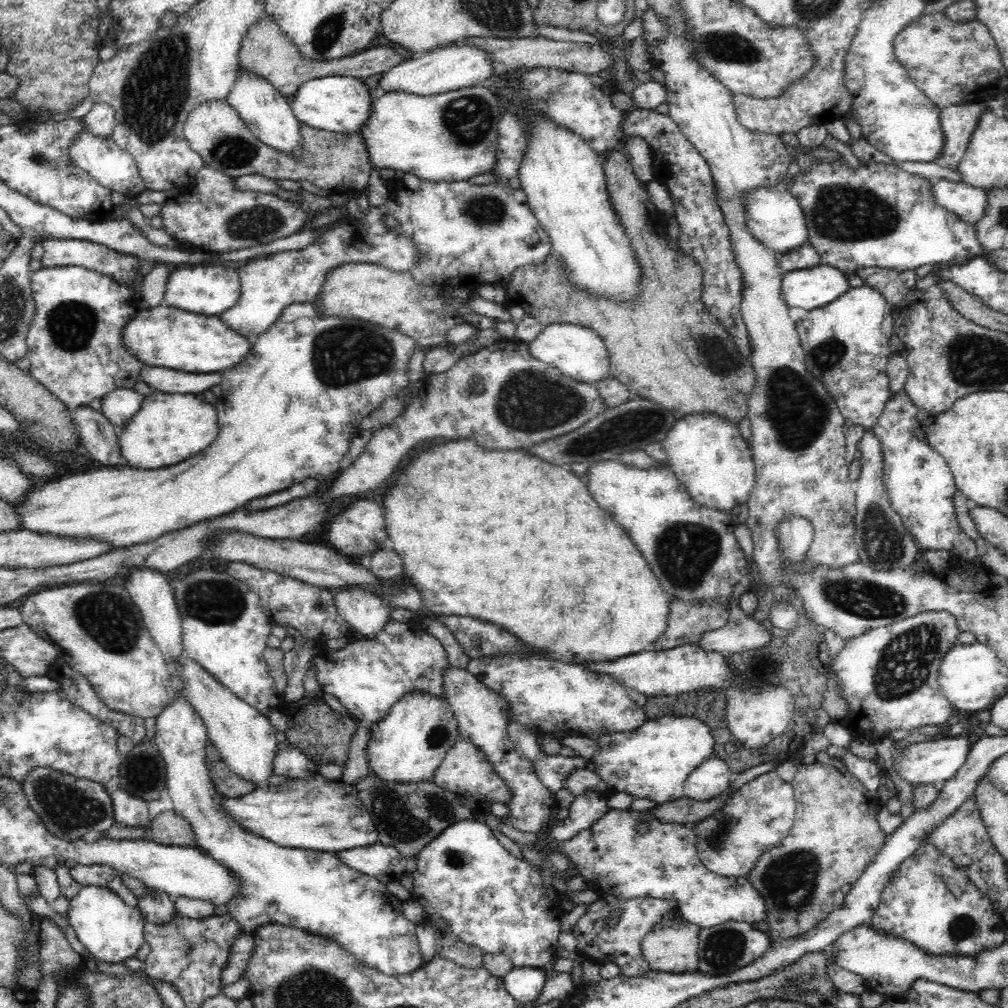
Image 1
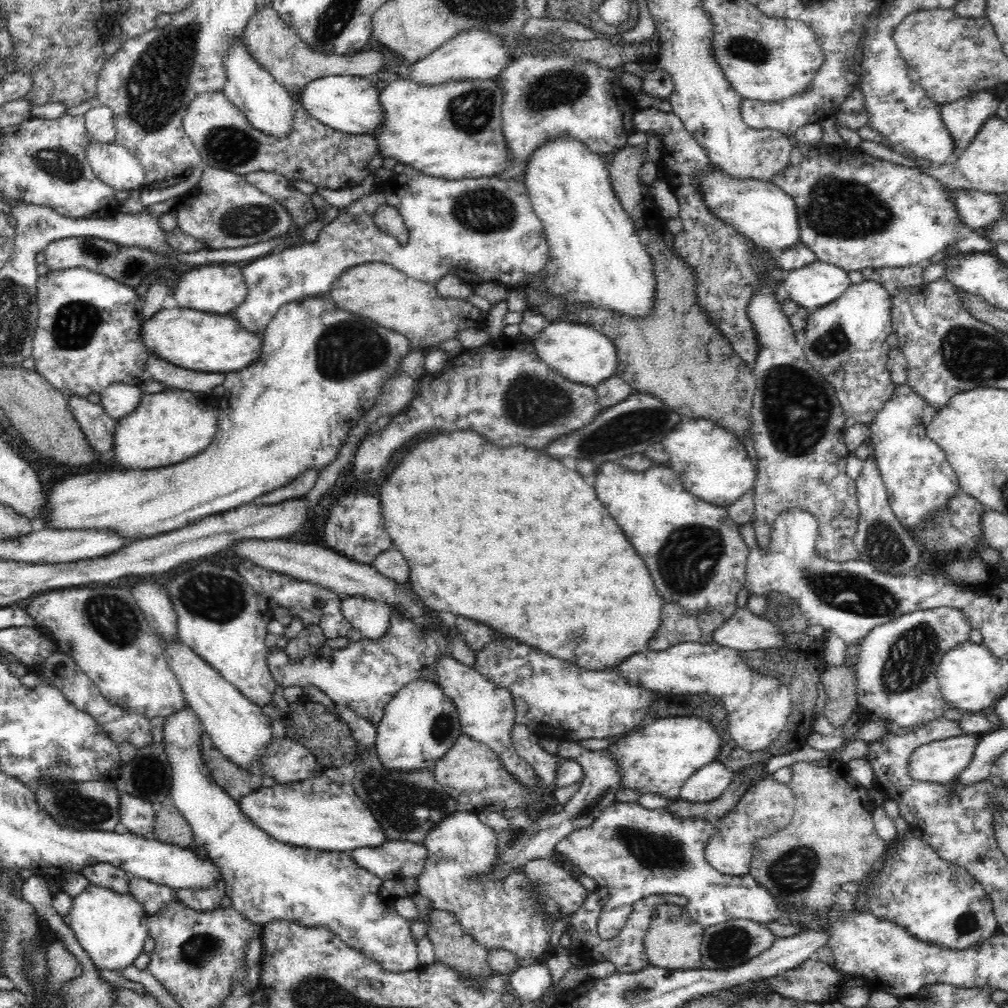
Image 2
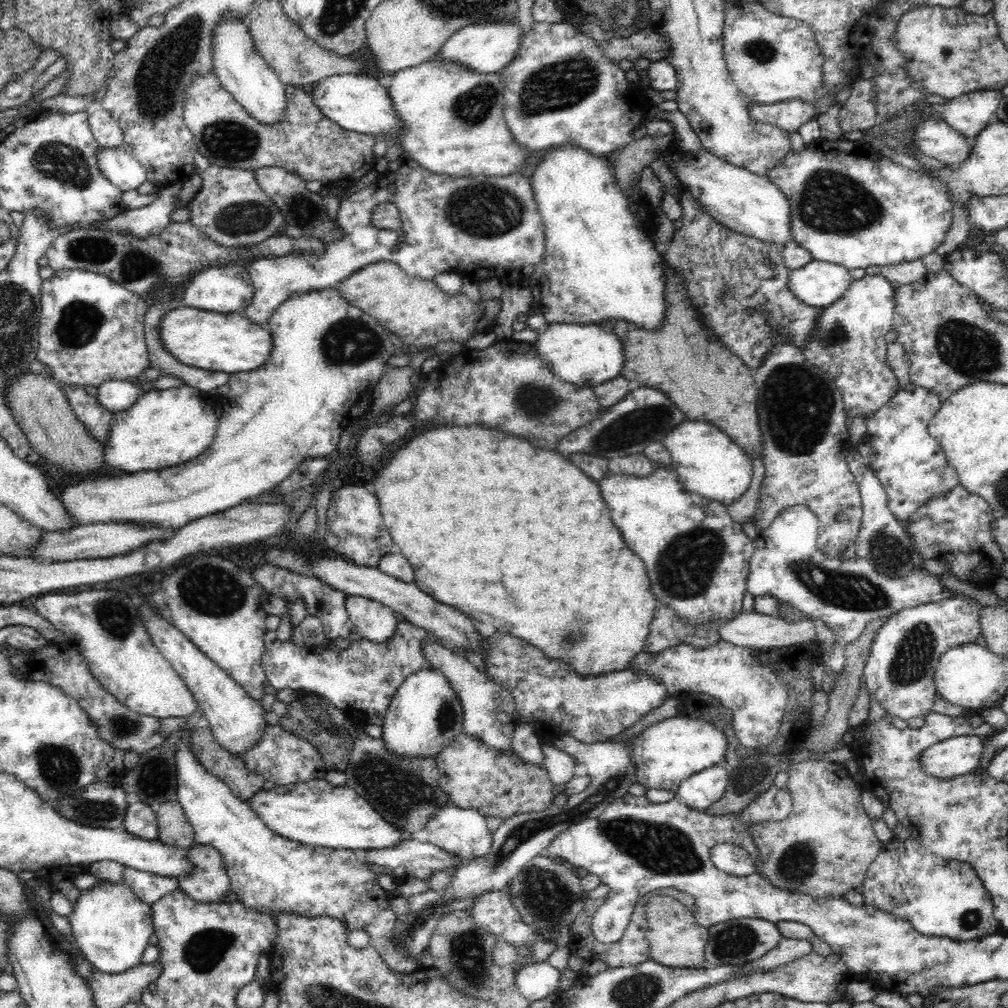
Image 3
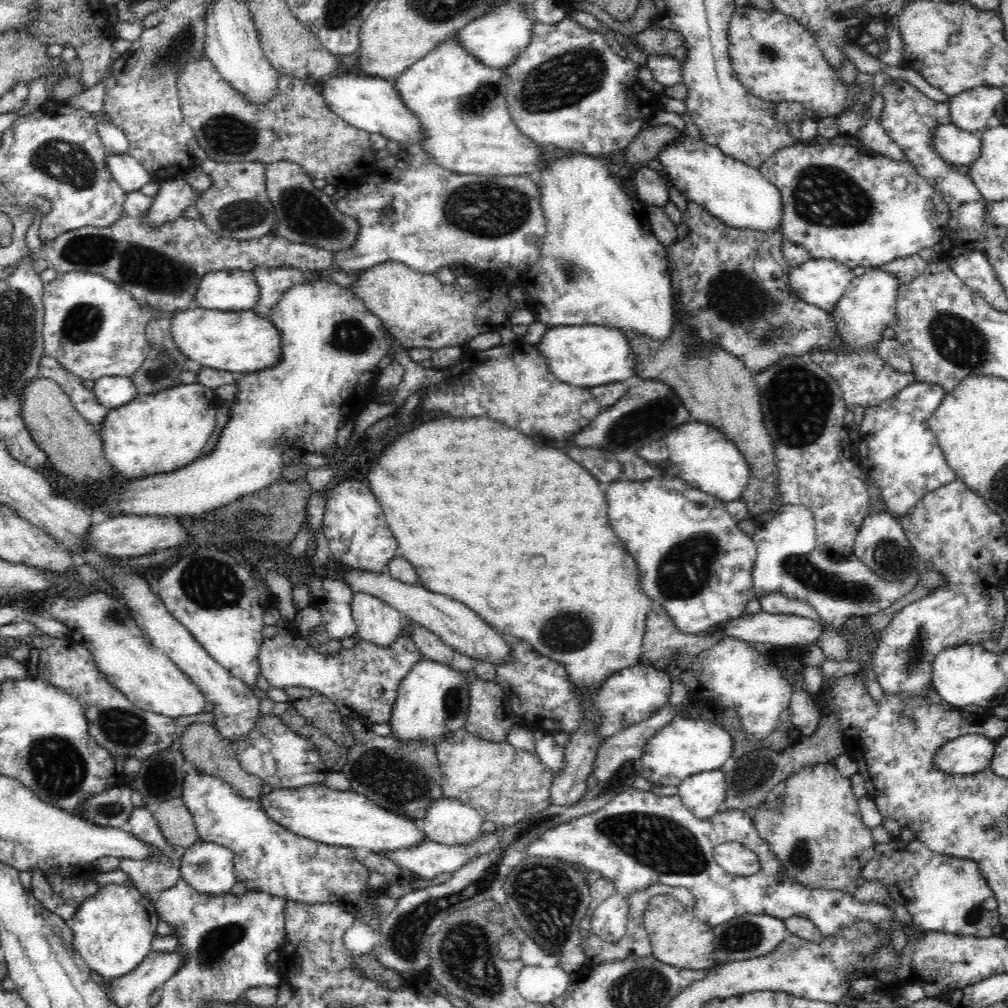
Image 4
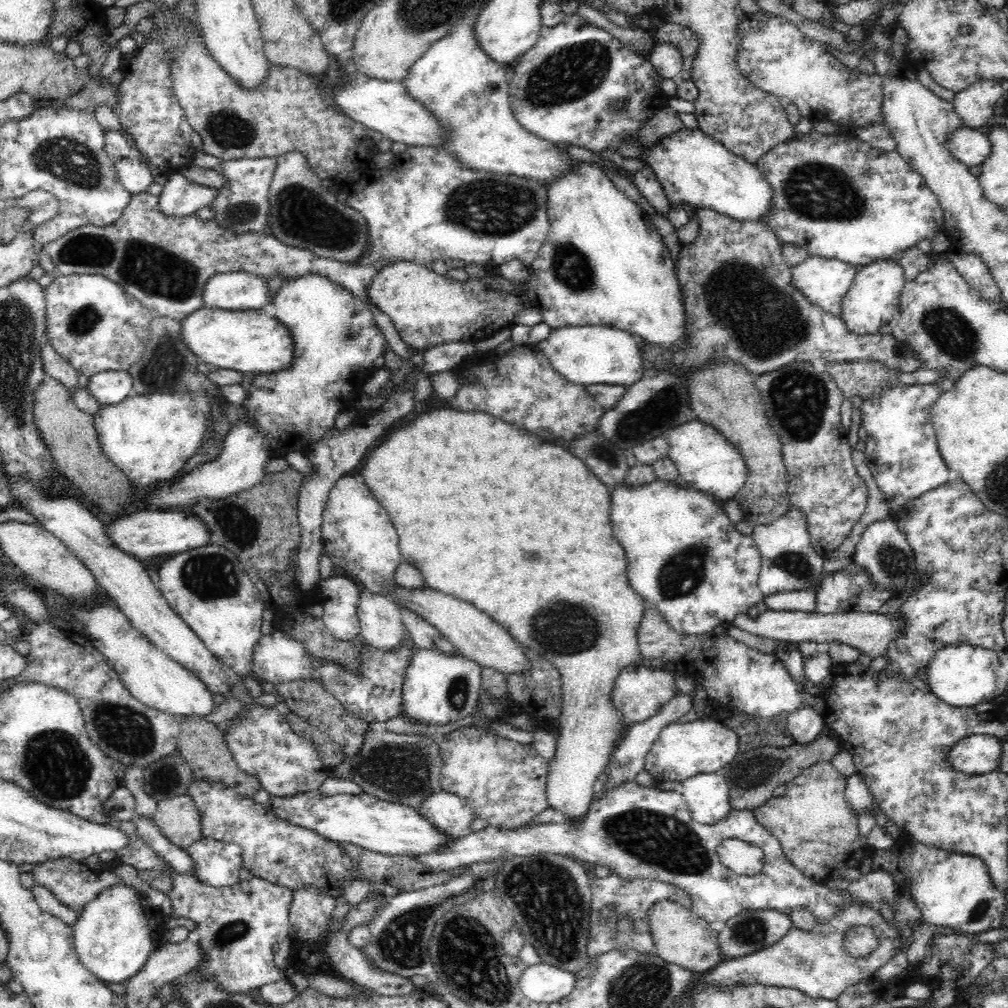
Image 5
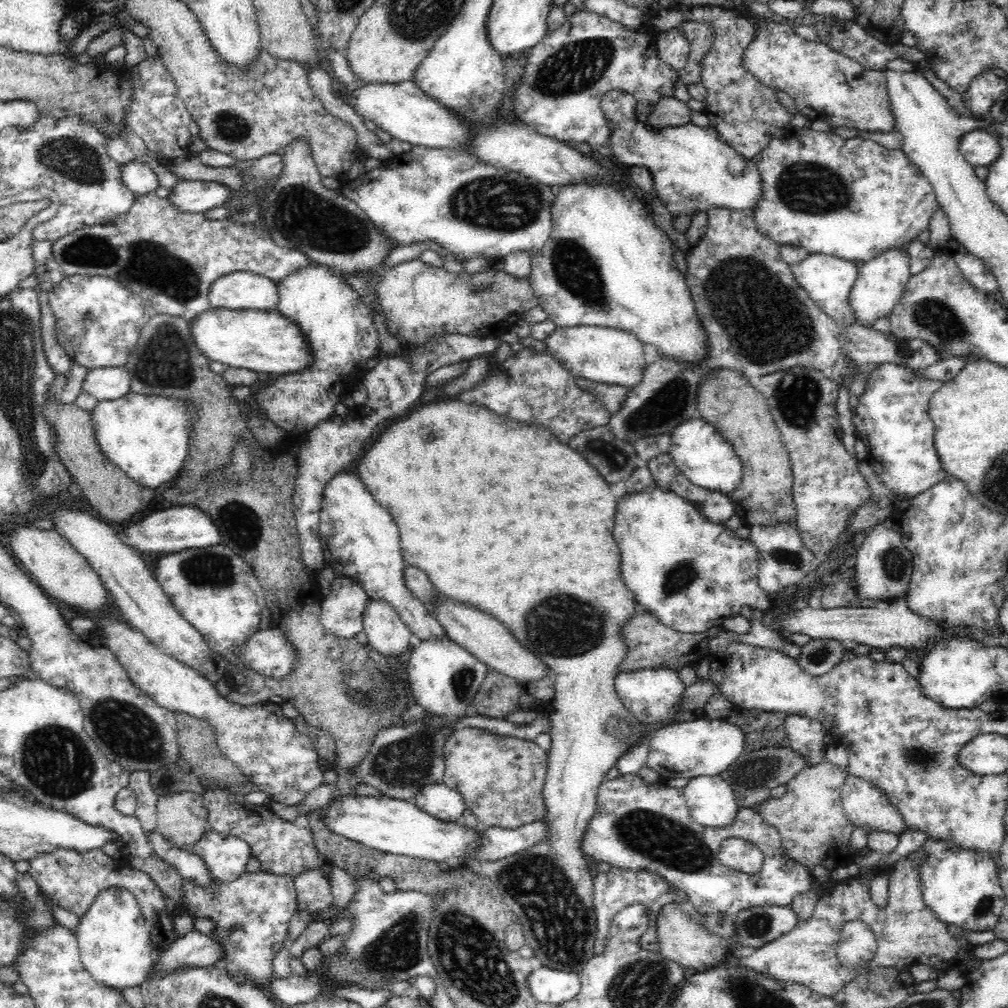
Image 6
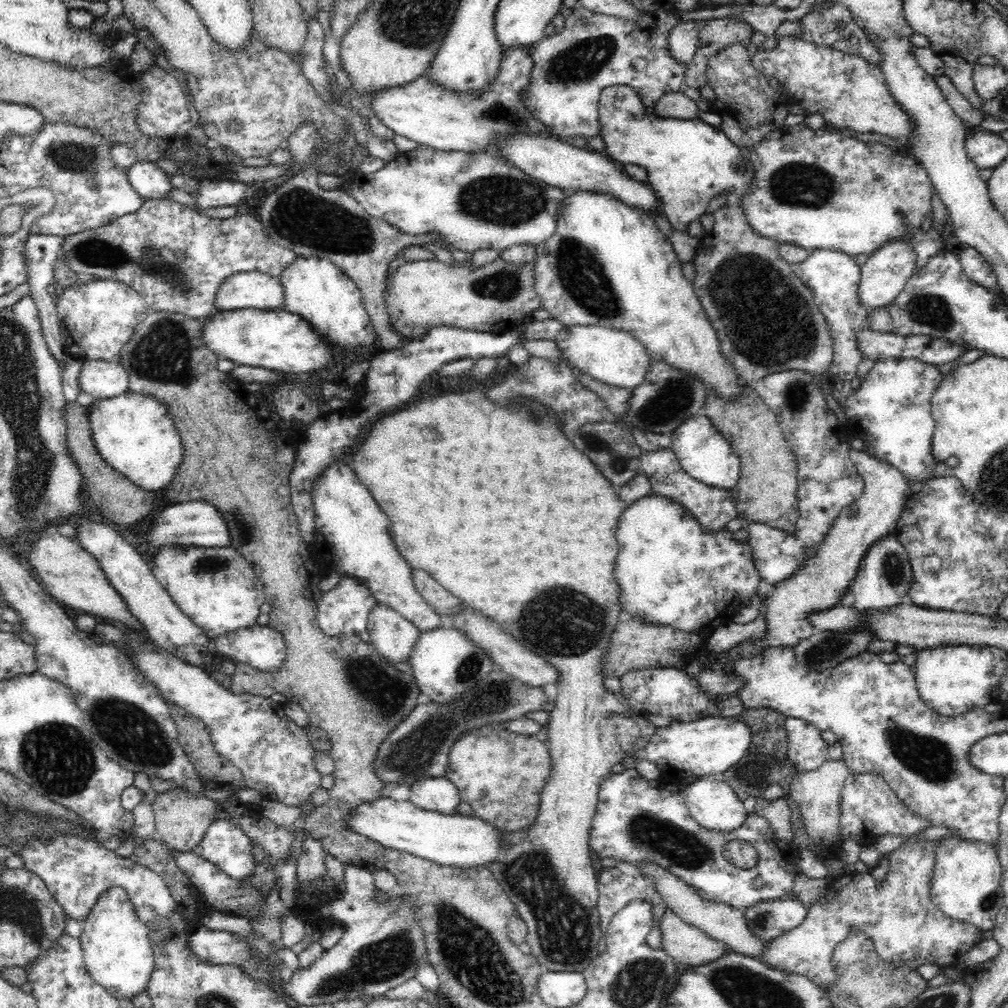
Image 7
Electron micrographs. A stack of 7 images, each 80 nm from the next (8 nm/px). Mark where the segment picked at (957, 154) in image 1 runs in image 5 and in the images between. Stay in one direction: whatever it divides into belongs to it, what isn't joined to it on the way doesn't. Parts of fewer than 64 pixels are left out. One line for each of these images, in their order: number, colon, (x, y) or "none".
2: (963, 118)
3: (968, 114)
4: (973, 110)
5: (975, 105)

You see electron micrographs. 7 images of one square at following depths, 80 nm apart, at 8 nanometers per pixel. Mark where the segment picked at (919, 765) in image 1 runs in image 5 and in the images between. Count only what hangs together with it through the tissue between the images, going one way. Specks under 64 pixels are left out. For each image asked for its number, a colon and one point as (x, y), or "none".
2: (941, 761)
3: (958, 755)
4: (967, 754)
5: (978, 754)

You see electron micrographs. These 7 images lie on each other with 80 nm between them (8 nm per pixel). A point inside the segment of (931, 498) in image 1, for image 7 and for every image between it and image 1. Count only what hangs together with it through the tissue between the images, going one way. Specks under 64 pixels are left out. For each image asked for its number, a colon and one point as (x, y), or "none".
2: (919, 480)
3: (911, 465)
4: (905, 460)
5: (902, 453)
6: (892, 418)
7: (891, 412)

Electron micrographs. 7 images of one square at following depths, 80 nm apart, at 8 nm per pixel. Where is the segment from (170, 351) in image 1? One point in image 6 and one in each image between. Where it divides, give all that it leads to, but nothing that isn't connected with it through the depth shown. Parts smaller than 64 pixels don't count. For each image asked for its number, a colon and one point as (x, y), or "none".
2: (204, 341)
3: (230, 343)
4: (244, 342)
5: (249, 340)
6: (265, 341)

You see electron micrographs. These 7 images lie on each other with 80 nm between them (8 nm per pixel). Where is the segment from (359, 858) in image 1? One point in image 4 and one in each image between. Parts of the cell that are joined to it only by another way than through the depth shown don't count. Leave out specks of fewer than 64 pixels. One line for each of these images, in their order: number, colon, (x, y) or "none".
2: (398, 859)
3: (410, 858)
4: (428, 859)

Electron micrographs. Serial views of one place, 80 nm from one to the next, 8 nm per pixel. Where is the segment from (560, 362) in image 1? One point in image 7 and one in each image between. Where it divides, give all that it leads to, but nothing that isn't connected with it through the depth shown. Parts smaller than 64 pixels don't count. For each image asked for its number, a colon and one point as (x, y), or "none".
2: (580, 353)
3: (586, 355)
4: (587, 355)
5: (587, 354)
6: (610, 355)
7: (612, 356)

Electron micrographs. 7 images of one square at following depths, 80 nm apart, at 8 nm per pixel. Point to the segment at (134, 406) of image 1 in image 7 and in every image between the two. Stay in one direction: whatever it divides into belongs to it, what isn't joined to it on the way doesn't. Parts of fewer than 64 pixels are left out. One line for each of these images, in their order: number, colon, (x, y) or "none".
2: (118, 400)
3: (115, 395)
4: (111, 391)
5: (111, 387)
6: (108, 383)
7: (102, 380)

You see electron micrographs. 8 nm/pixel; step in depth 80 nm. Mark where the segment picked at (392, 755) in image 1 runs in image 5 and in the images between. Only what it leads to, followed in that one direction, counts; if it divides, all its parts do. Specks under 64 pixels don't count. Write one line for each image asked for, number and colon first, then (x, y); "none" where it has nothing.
2: (420, 724)
3: (424, 715)
4: (432, 701)
5: (438, 689)

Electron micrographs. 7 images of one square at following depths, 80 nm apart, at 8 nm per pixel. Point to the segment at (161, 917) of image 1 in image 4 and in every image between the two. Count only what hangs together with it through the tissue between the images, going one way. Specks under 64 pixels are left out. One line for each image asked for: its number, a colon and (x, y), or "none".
2: (153, 897)
3: (149, 888)
4: (151, 876)

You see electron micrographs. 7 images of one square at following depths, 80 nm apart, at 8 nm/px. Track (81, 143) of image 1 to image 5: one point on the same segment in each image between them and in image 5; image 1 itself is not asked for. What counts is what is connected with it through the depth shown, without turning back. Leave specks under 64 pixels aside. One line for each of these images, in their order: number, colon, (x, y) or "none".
2: (113, 164)
3: (121, 169)
4: (128, 172)
5: (134, 175)

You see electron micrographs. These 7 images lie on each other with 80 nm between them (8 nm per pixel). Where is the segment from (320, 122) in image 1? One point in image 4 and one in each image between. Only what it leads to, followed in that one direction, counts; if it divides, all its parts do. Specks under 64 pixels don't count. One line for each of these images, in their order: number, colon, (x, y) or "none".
2: (351, 104)
3: (358, 103)
4: (372, 104)

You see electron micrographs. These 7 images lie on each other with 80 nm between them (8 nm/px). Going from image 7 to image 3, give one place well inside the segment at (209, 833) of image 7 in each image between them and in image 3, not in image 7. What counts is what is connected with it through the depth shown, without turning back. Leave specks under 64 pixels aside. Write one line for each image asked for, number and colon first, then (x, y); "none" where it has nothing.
3: (208, 883)
4: (209, 868)
5: (215, 863)
6: (225, 855)

